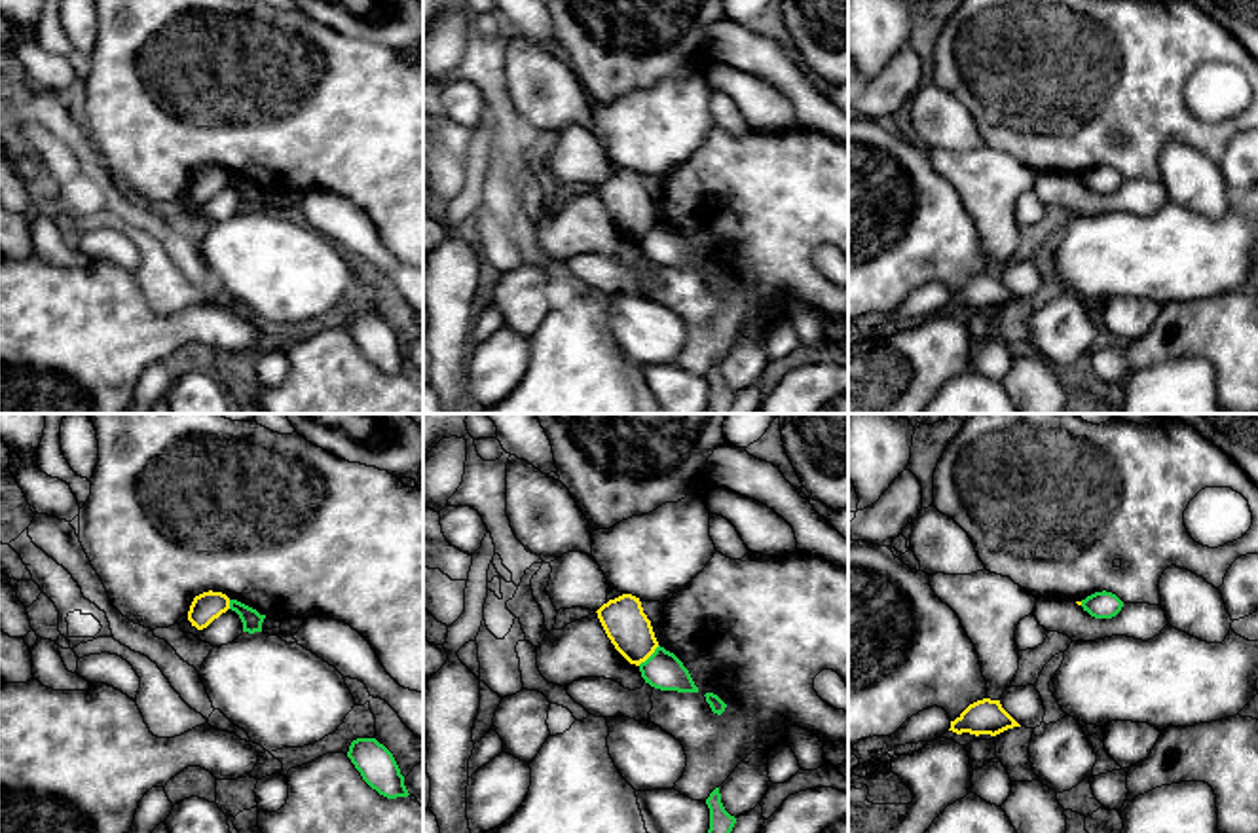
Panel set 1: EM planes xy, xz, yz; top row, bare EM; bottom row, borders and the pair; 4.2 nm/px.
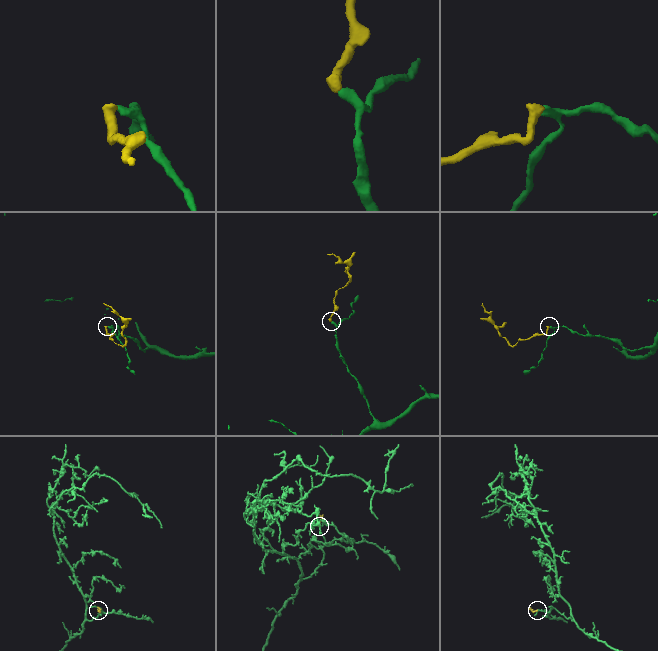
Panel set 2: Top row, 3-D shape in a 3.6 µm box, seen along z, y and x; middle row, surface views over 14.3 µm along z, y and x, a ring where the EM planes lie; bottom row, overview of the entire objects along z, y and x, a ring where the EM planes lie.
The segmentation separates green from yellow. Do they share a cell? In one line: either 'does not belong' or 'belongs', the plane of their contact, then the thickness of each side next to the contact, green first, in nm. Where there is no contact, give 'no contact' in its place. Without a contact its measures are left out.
does not belong; contact in xz; calibres 160 and 190 nm

